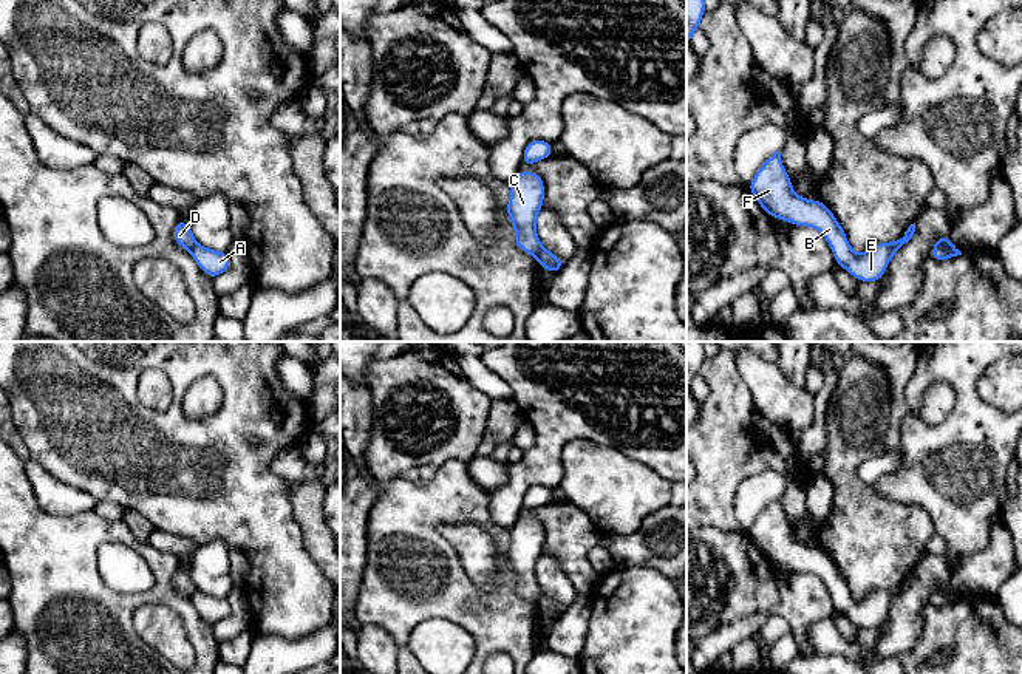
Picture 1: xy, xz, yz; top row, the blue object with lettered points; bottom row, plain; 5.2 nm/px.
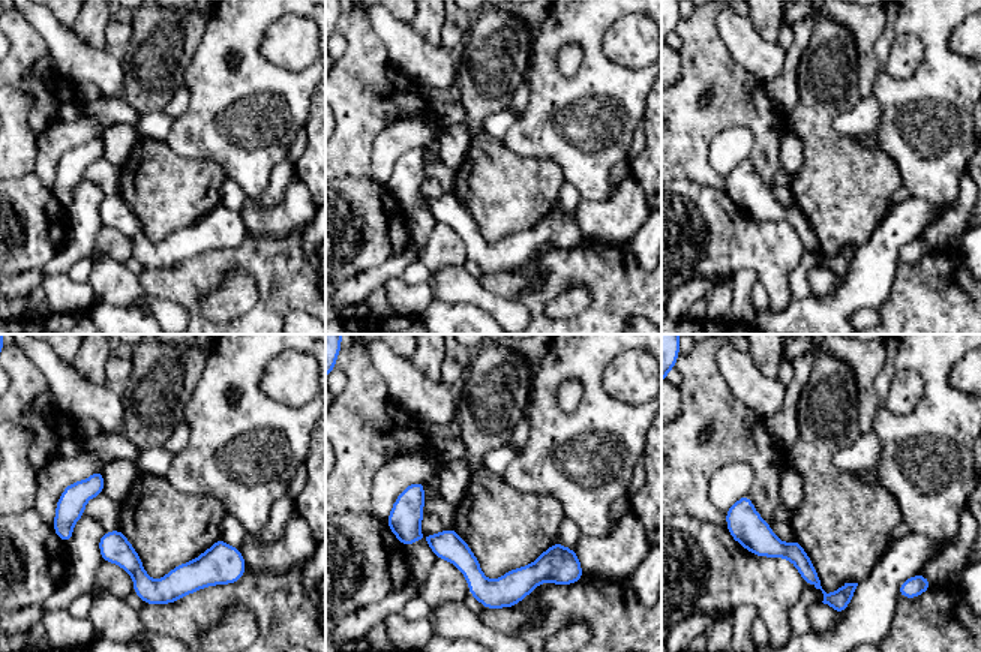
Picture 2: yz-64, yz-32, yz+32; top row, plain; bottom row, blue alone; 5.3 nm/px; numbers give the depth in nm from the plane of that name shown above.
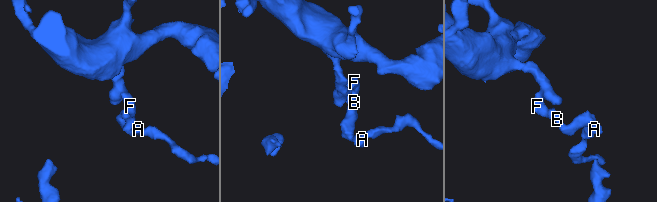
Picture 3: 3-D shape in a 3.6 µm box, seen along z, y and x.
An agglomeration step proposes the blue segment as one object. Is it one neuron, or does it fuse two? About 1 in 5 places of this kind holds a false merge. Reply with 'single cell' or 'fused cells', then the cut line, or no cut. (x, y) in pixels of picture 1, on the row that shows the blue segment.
fused cells | yz (951, 243), (934, 249)

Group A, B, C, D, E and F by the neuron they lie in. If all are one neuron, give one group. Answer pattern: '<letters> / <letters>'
A / B C D E F

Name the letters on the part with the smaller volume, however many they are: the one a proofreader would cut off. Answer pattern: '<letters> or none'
A

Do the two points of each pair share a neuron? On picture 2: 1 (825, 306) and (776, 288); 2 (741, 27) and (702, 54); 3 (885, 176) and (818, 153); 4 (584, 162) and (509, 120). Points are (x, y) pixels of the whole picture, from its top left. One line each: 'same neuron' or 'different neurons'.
1: different neurons
2: different neurons
3: same neuron
4: different neurons

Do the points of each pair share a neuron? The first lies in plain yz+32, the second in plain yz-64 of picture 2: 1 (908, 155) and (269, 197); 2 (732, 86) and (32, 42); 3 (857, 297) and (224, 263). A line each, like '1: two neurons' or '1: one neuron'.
1: two neurons
2: one neuron
3: two neurons

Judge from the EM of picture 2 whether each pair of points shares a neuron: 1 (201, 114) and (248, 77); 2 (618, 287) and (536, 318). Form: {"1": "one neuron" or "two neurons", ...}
{"1": "one neuron", "2": "one neuron"}

